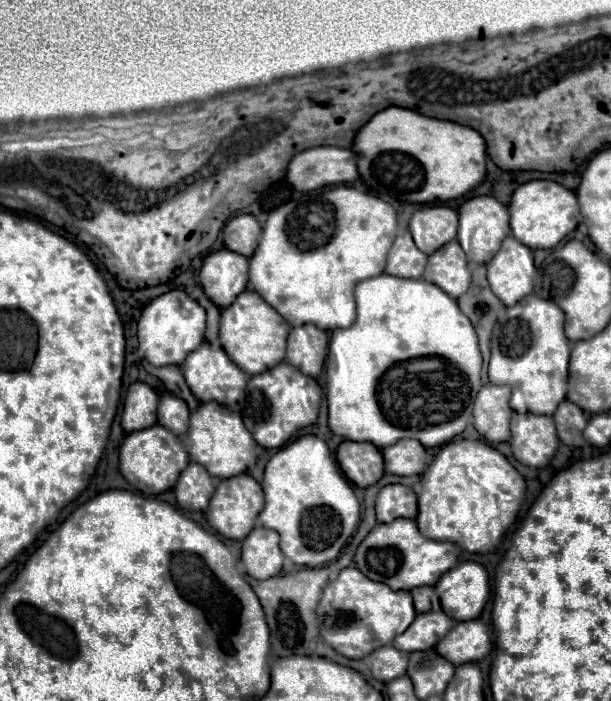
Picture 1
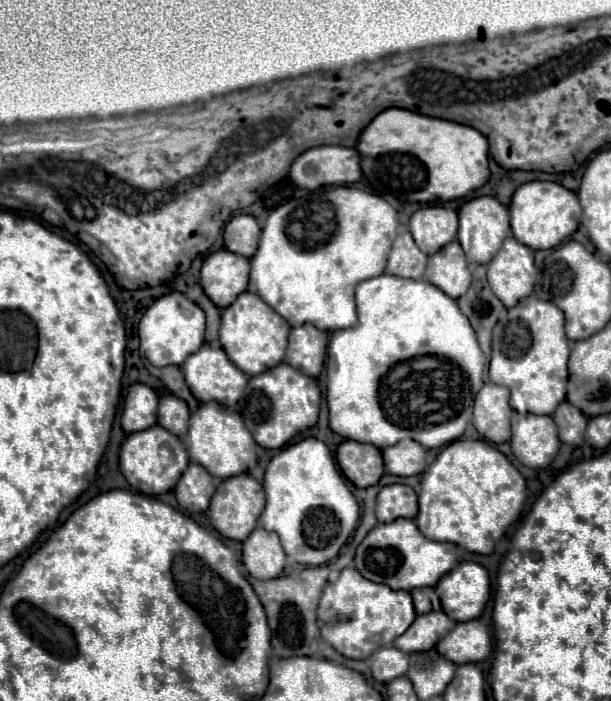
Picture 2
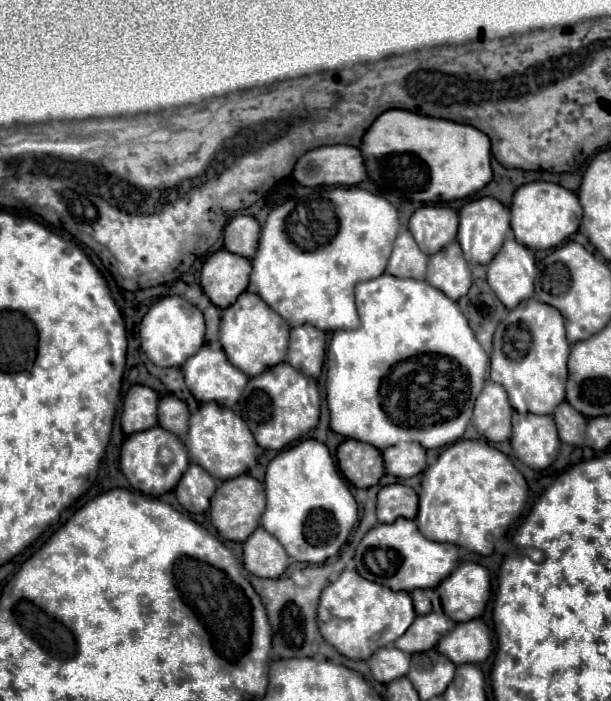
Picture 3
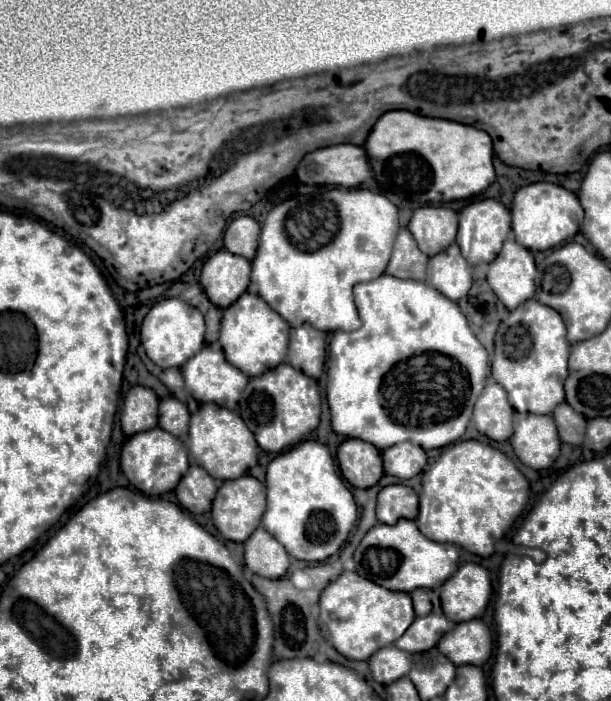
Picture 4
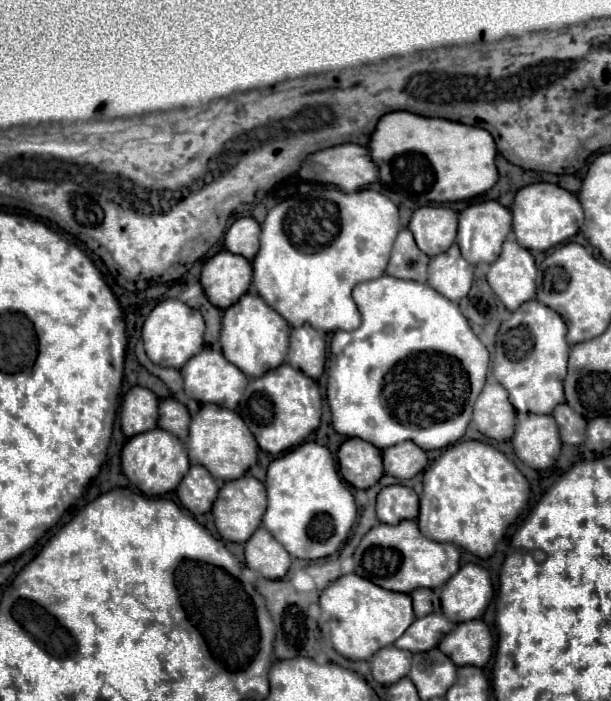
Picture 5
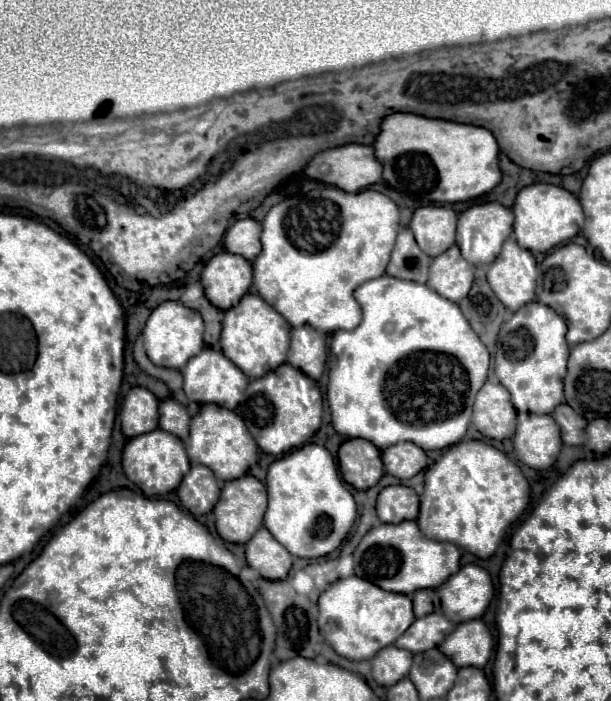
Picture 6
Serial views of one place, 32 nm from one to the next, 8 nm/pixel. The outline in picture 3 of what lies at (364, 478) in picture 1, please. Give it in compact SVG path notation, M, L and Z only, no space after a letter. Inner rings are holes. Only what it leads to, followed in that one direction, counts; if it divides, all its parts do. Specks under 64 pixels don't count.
M344 440L338 446L336 458L342 474L356 488L376 486L384 474L382 454L372 444L364 444L358 440Z

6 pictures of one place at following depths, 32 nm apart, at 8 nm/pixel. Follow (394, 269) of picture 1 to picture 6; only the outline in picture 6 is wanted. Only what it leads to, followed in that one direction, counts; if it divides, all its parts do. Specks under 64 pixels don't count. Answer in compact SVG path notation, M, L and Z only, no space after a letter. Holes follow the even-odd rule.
M404 228L396 238L386 274L424 284L428 280L428 266L430 258L418 248L410 228Z

